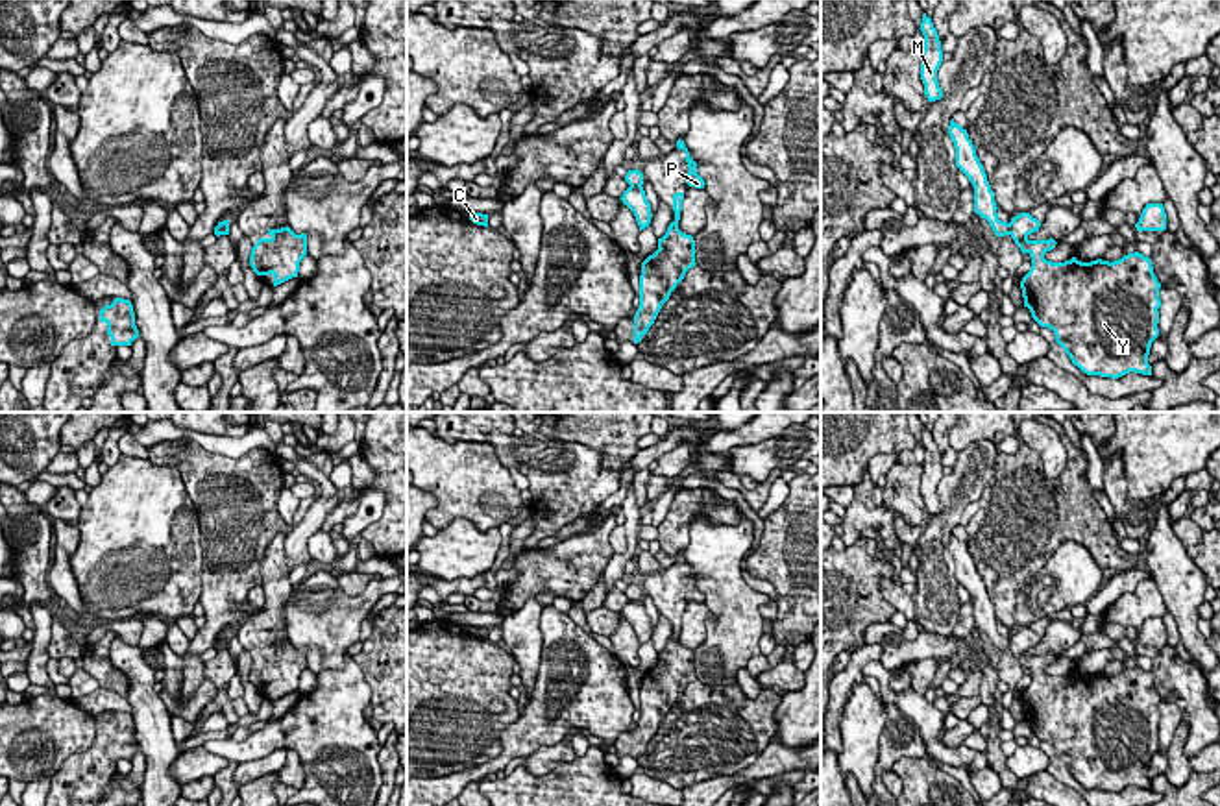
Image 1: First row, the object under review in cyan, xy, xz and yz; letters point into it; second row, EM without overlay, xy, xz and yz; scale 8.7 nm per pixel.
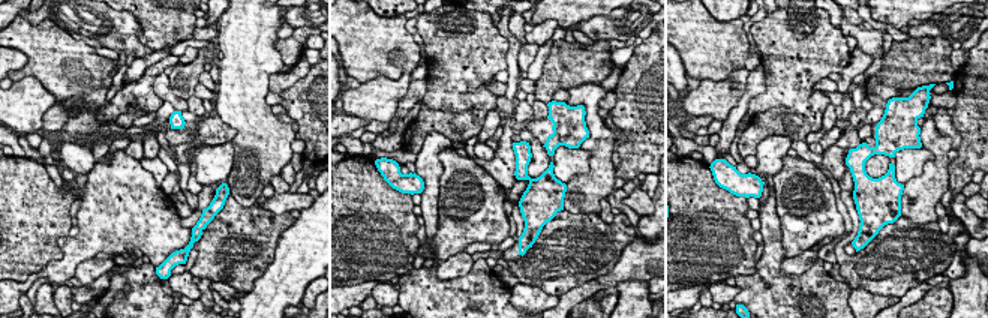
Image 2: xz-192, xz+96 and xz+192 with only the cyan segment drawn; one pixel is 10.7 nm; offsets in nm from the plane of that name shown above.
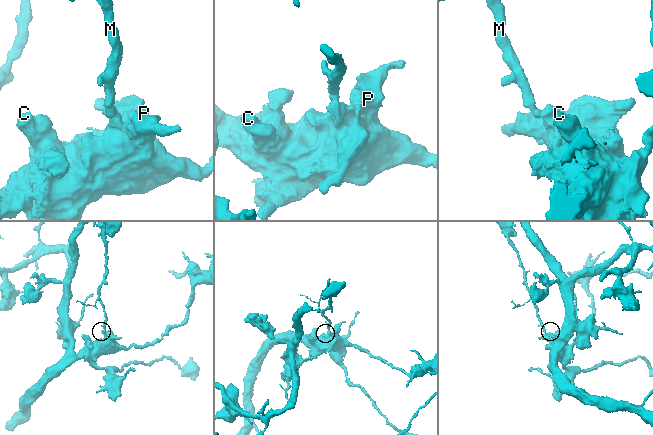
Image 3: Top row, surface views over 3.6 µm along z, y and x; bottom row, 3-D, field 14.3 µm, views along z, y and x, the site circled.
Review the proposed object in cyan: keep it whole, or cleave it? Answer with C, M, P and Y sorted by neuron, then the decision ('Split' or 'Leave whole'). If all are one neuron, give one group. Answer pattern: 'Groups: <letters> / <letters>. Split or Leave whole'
Groups: C P Y / M. Split

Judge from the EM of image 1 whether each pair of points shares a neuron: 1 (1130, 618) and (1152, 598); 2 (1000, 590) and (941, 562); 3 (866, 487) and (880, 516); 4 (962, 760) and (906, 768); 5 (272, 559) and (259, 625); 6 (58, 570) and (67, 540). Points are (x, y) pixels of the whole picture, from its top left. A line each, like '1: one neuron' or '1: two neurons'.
1: one neuron
2: two neurons
3: one neuron
4: two neurons
5: one neuron
6: one neuron

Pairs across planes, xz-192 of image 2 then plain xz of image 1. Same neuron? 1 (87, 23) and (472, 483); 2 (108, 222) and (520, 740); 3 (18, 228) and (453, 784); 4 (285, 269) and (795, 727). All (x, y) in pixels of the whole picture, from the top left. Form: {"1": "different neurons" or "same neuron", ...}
{"1": "different neurons", "2": "same neuron", "3": "different neurons", "4": "same neuron"}

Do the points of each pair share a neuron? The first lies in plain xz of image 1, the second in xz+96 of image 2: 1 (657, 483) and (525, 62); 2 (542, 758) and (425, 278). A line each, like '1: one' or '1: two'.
1: one
2: two

